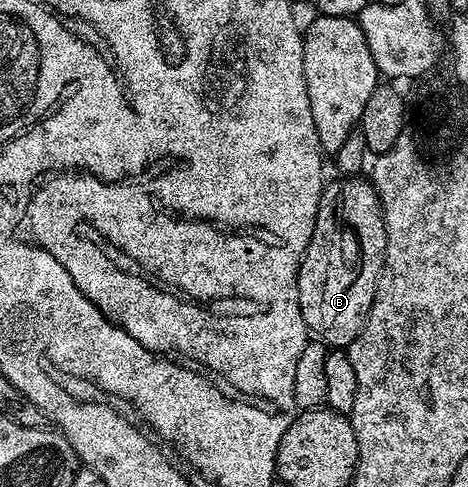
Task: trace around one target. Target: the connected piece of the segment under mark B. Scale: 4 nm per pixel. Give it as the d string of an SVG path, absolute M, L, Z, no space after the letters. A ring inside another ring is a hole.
M343 176L340 182L328 181L317 208L317 220L313 224L313 236L309 240L303 260L299 263L299 303L301 316L308 331L328 348L346 348L363 331L367 313L375 299L375 286L383 270L383 257L387 247L387 229L383 219L383 205L375 185L363 176ZM355 230L355 242L359 245L359 267L351 267L351 250L339 233Z

